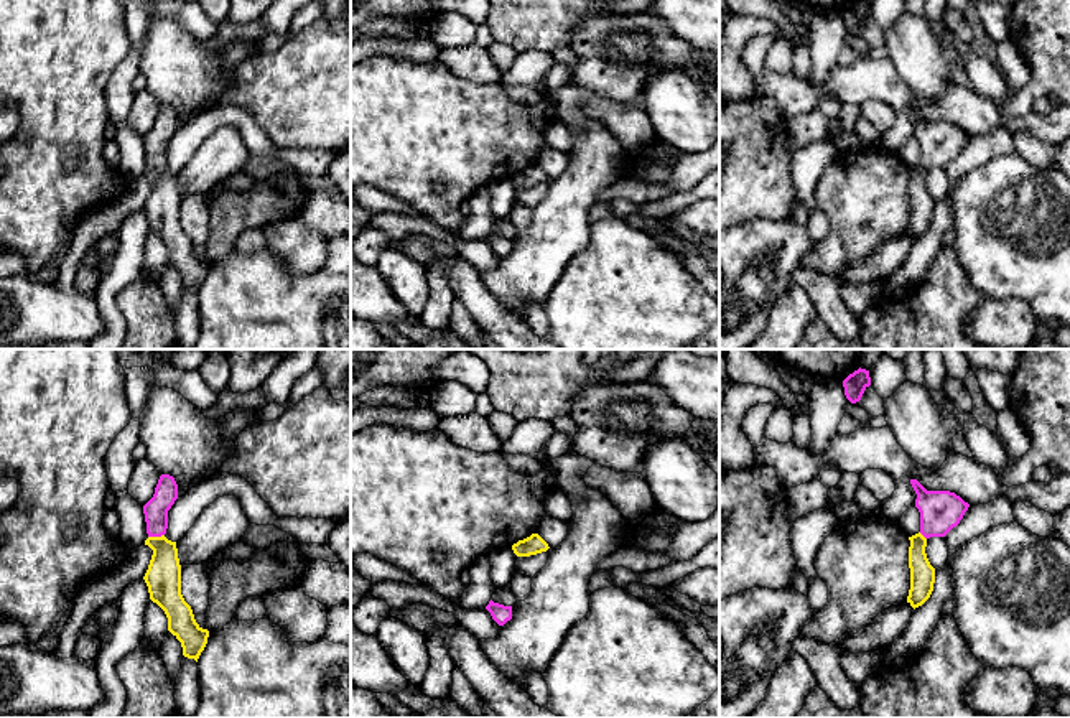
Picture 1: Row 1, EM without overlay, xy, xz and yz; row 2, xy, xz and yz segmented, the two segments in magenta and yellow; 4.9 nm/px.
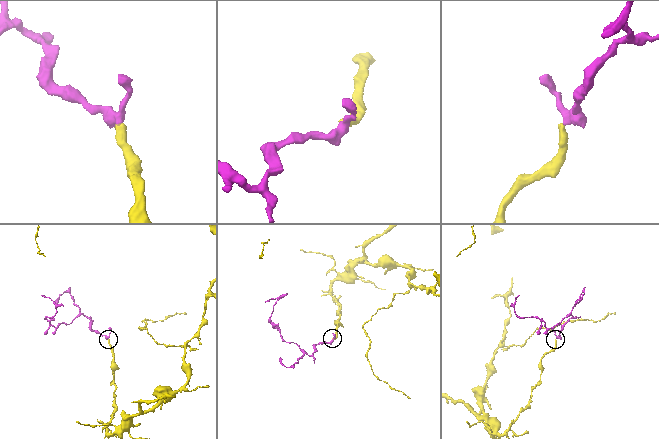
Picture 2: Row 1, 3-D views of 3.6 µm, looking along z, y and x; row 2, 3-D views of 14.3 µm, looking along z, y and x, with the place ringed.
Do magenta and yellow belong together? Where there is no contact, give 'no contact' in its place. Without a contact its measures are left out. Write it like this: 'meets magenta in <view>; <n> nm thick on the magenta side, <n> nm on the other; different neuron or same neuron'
meets magenta in xy; 120 nm thick on the magenta side, 180 nm on the other; same neuron

